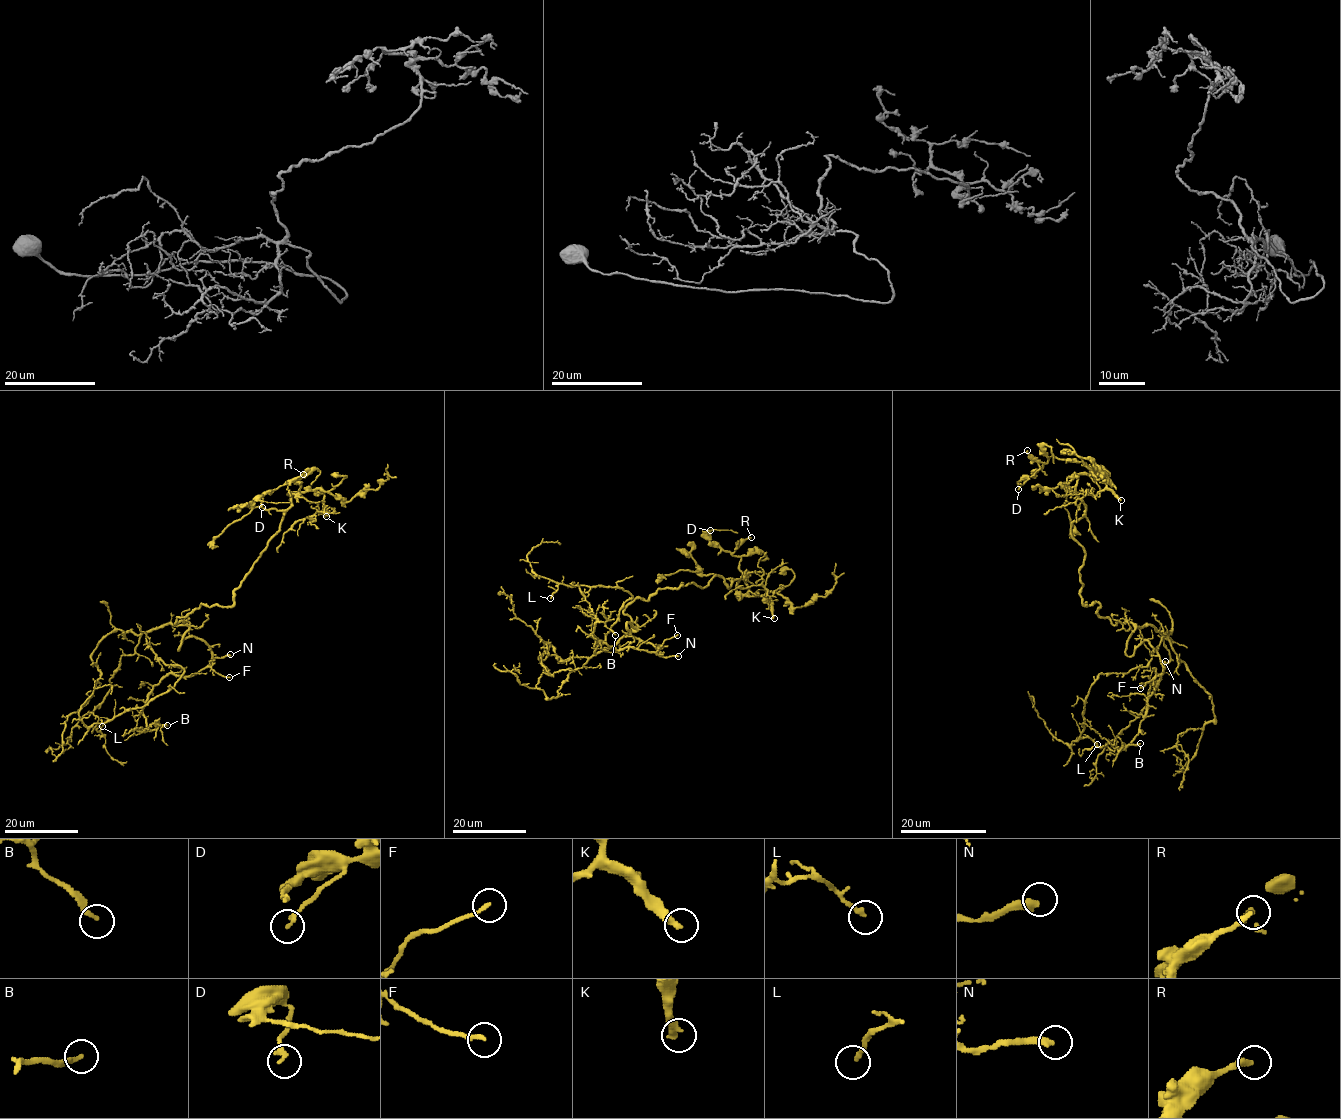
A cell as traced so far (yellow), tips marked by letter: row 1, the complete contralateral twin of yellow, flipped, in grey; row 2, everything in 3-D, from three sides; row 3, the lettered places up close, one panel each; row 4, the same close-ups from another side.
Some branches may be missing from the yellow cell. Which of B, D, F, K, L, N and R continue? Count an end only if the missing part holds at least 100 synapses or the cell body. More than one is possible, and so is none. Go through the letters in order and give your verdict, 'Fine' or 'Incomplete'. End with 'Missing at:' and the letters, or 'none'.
B: Fine
D: Fine
F: Fine
K: Fine
L: Fine
N: Incomplete
R: Fine
Missing at: N

